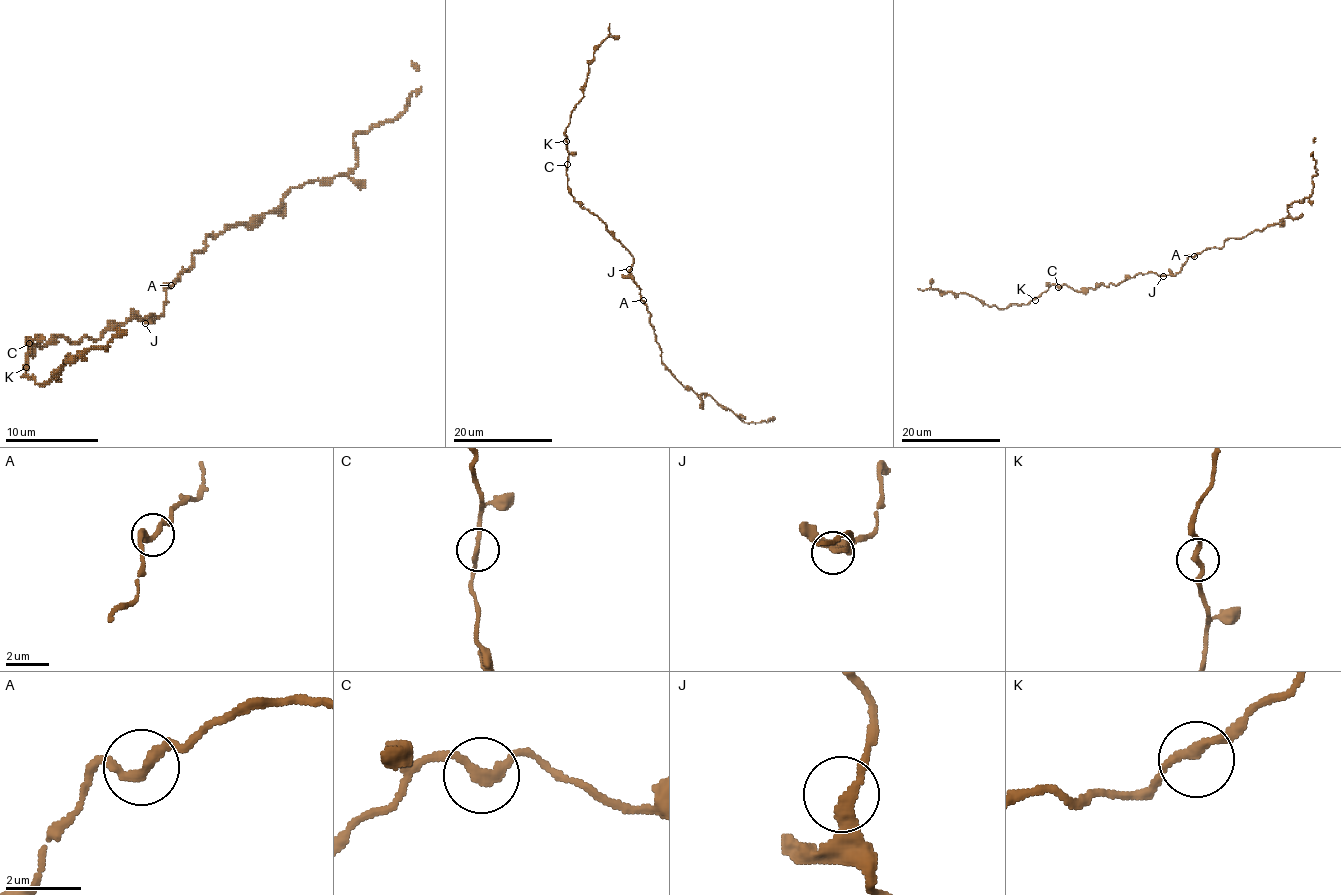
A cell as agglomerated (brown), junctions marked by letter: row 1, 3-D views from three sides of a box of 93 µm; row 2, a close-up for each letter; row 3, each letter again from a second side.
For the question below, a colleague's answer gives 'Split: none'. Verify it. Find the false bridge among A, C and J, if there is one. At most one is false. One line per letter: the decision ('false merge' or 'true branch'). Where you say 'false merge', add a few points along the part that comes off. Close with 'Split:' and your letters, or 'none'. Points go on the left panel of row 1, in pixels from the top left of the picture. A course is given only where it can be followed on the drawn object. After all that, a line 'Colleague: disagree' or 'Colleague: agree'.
A: true branch
C: true branch
J: true branch
Split: none
Colleague: agree

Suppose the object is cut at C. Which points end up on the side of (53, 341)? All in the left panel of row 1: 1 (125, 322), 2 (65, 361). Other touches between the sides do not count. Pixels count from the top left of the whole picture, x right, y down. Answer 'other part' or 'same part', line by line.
1: same part
2: other part

